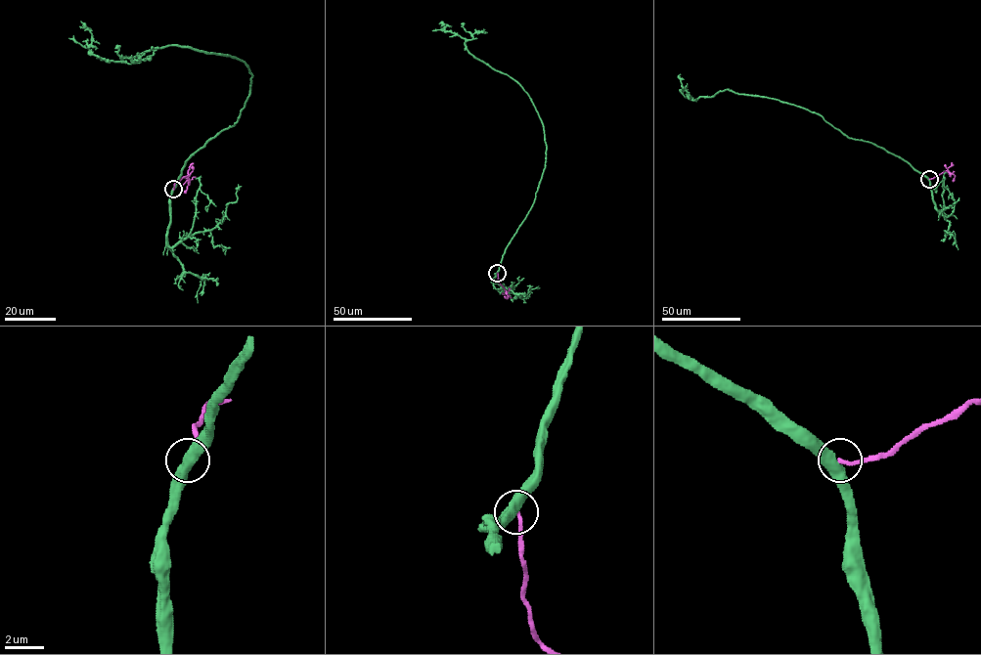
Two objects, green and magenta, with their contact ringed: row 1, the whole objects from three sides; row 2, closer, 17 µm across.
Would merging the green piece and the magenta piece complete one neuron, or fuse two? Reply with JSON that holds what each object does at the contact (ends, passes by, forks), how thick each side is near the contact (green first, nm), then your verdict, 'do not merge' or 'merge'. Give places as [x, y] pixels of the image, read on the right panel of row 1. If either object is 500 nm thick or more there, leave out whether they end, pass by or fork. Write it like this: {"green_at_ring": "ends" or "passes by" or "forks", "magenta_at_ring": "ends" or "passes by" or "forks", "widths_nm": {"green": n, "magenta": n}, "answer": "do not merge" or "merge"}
{"widths_nm": {"green": 500, "magenta": 200}, "answer": "do not merge"}

